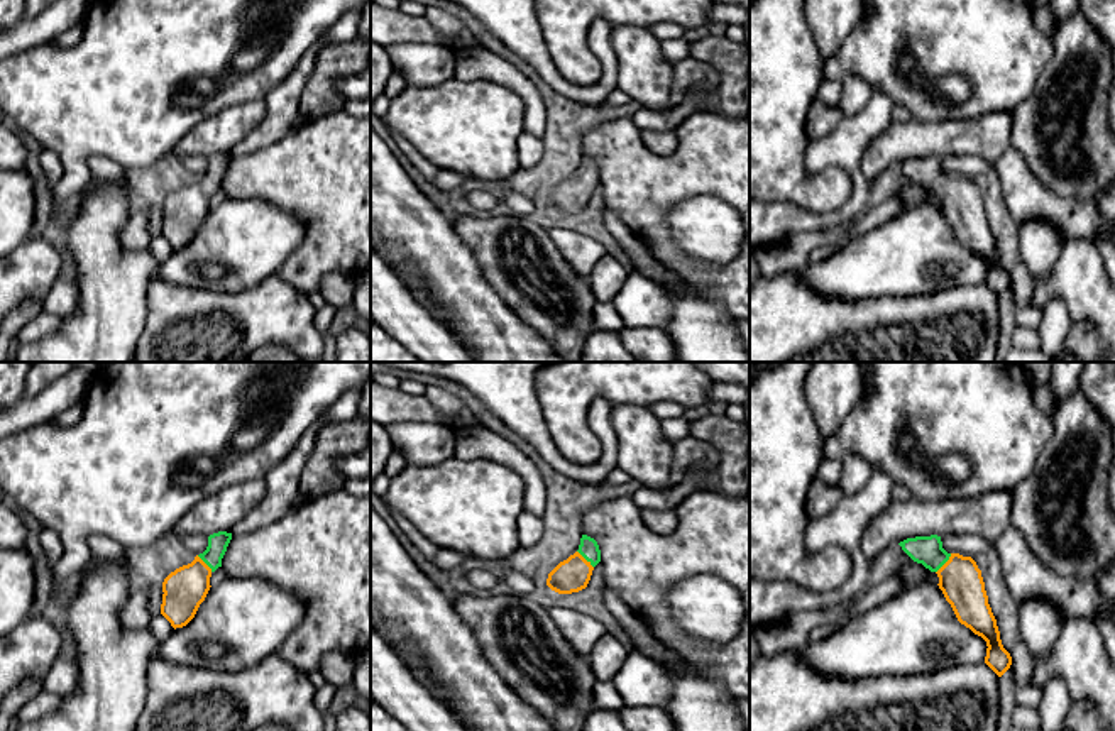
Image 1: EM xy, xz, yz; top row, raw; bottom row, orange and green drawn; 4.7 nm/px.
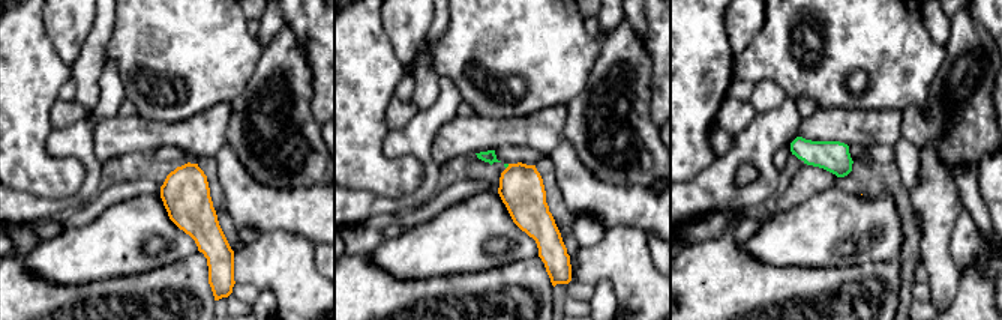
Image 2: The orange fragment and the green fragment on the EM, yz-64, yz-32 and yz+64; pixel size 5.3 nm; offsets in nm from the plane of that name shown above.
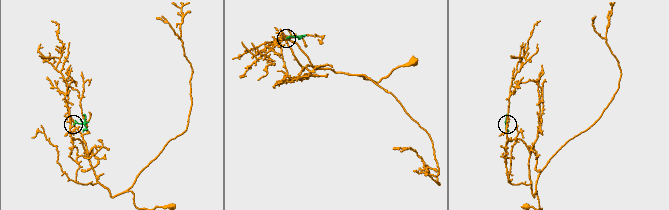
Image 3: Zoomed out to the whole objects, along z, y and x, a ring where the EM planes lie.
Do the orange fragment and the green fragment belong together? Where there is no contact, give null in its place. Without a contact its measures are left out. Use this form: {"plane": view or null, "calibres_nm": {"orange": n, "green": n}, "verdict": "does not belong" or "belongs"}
{"plane": "yz", "calibres_nm": {"orange": 200, "green": 140}, "verdict": "belongs"}

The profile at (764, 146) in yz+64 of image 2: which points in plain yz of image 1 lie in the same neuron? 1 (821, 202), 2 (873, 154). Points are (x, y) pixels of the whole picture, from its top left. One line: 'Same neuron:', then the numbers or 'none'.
Same neuron: none

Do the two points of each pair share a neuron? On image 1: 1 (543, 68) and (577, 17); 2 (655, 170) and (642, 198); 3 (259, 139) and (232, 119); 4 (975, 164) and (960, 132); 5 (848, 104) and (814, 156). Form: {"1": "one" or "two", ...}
{"1": "two", "2": "one", "3": "two", "4": "two", "5": "two"}

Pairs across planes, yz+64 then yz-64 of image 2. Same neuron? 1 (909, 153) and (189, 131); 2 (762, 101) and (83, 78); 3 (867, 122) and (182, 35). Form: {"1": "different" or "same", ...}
{"1": "different", "2": "same", "3": "different"}

